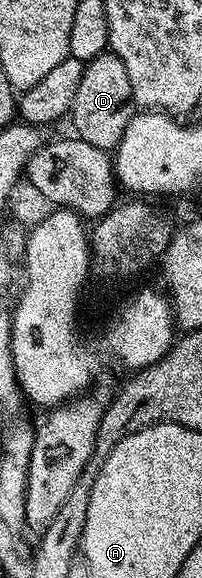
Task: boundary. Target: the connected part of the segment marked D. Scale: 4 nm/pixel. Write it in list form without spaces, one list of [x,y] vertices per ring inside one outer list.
[[[110,51],[86,62],[69,114],[69,121],[75,124],[74,136],[80,137],[85,143],[93,143],[93,147],[113,151],[118,147],[121,135],[125,135],[125,127],[129,127],[132,116],[133,87],[129,87],[125,63],[121,63],[121,59],[117,59],[117,55]]]

